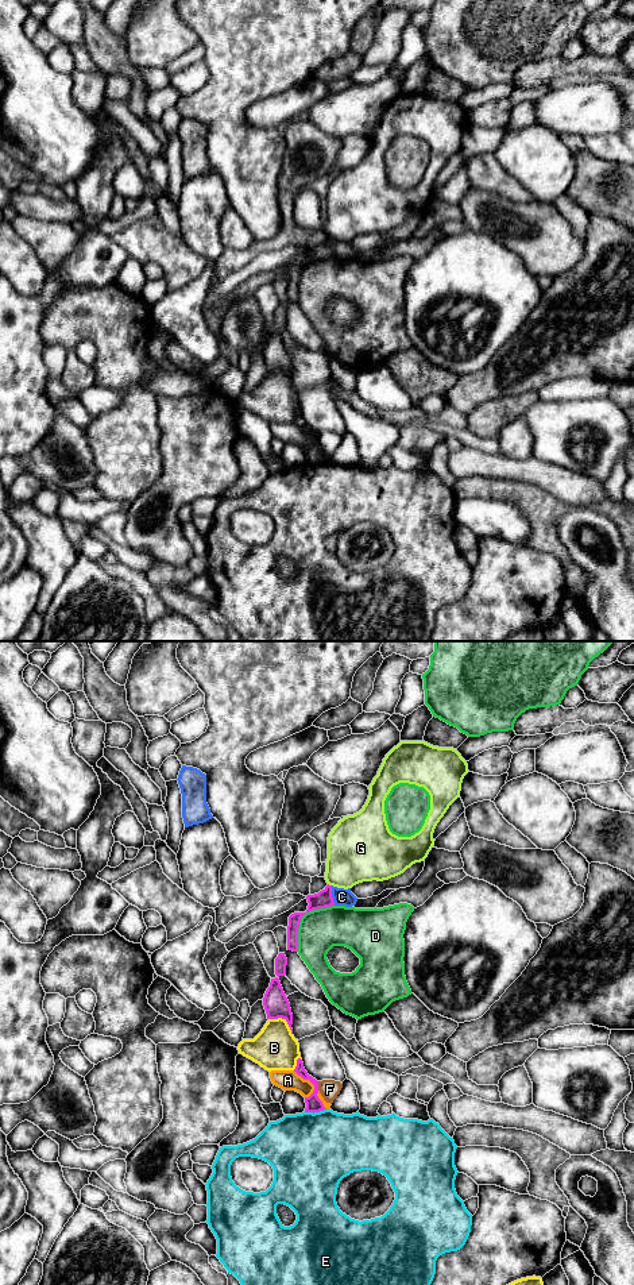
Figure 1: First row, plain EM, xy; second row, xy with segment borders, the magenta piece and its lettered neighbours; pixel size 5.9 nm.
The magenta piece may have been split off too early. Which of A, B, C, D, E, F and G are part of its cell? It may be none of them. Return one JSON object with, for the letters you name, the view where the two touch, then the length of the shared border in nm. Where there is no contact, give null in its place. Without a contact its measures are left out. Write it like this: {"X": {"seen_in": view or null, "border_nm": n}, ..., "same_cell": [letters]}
{"same_cell": []}

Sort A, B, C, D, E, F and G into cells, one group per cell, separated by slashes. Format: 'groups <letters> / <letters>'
groups A / B C / D / E / F / G

